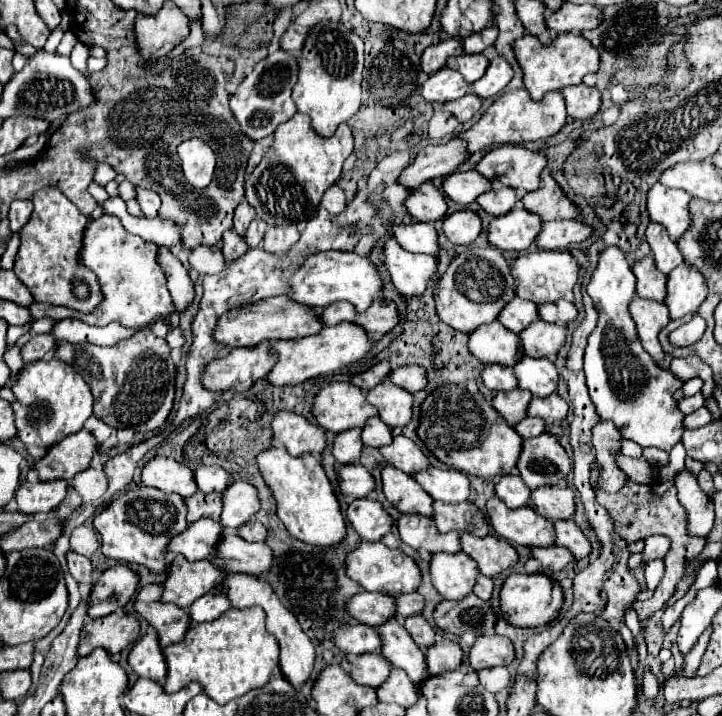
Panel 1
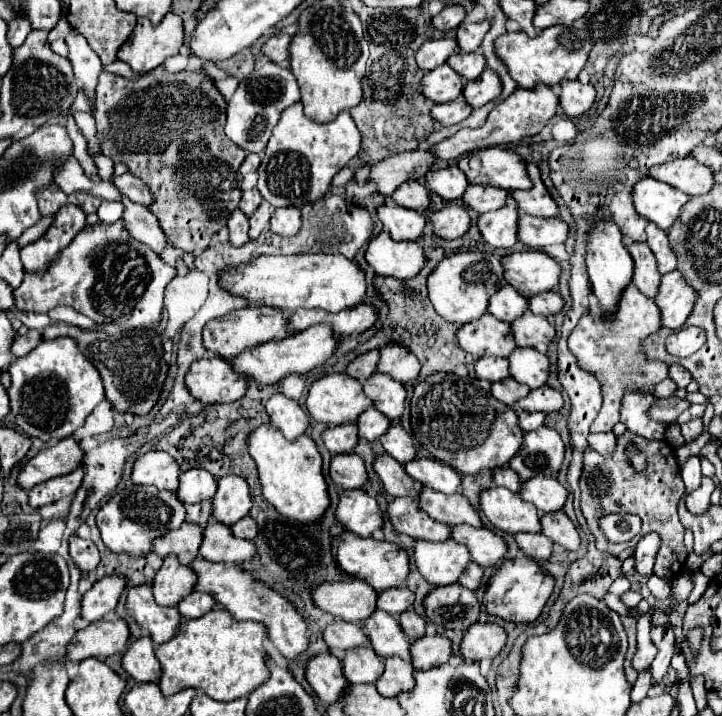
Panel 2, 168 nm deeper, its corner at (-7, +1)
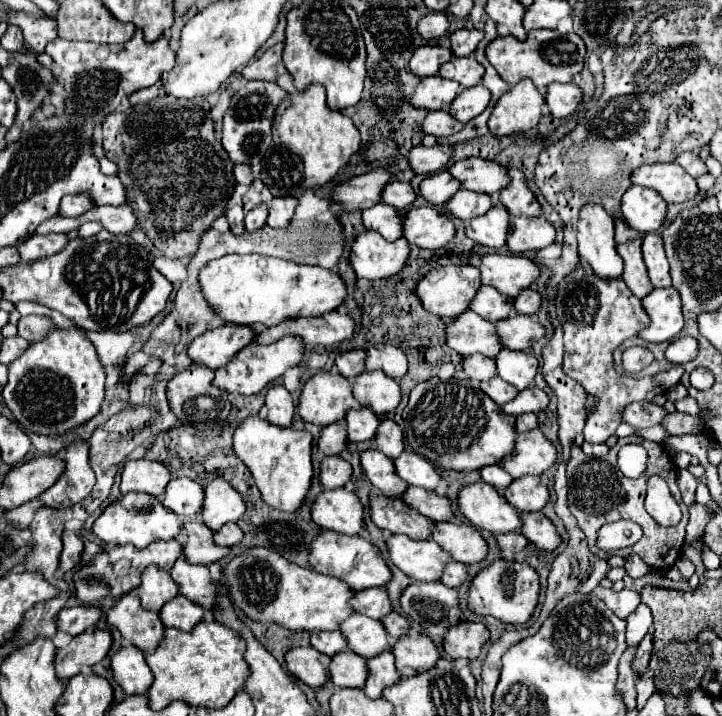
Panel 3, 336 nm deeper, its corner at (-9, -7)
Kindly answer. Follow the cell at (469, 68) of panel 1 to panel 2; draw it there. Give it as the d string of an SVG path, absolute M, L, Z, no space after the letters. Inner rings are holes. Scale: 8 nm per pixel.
M472 52L472 54L456 54L448 58L448 66L454 68L464 80L474 80L478 78L484 68L486 68L486 58L482 52Z

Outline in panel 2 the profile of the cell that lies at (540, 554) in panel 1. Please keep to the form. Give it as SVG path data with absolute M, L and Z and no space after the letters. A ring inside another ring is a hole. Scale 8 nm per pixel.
M516 534L516 542L534 560L548 560L554 552L554 542L542 534Z

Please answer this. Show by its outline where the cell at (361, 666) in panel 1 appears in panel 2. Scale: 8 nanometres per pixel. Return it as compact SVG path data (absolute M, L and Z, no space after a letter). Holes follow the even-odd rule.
M370 646L352 648L346 652L342 666L350 684L374 684L382 672L382 658Z

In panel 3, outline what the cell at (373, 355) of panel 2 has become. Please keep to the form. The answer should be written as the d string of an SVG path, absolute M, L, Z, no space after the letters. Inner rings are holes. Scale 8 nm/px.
M348 350L336 356L336 368L338 372L352 380L354 376L358 376L360 372L364 372L364 350Z

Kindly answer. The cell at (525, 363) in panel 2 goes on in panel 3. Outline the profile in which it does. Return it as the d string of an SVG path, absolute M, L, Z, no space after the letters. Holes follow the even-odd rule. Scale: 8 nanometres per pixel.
M502 348L496 356L496 372L502 380L516 386L518 390L524 390L532 384L538 370L538 360L528 350L510 350Z

